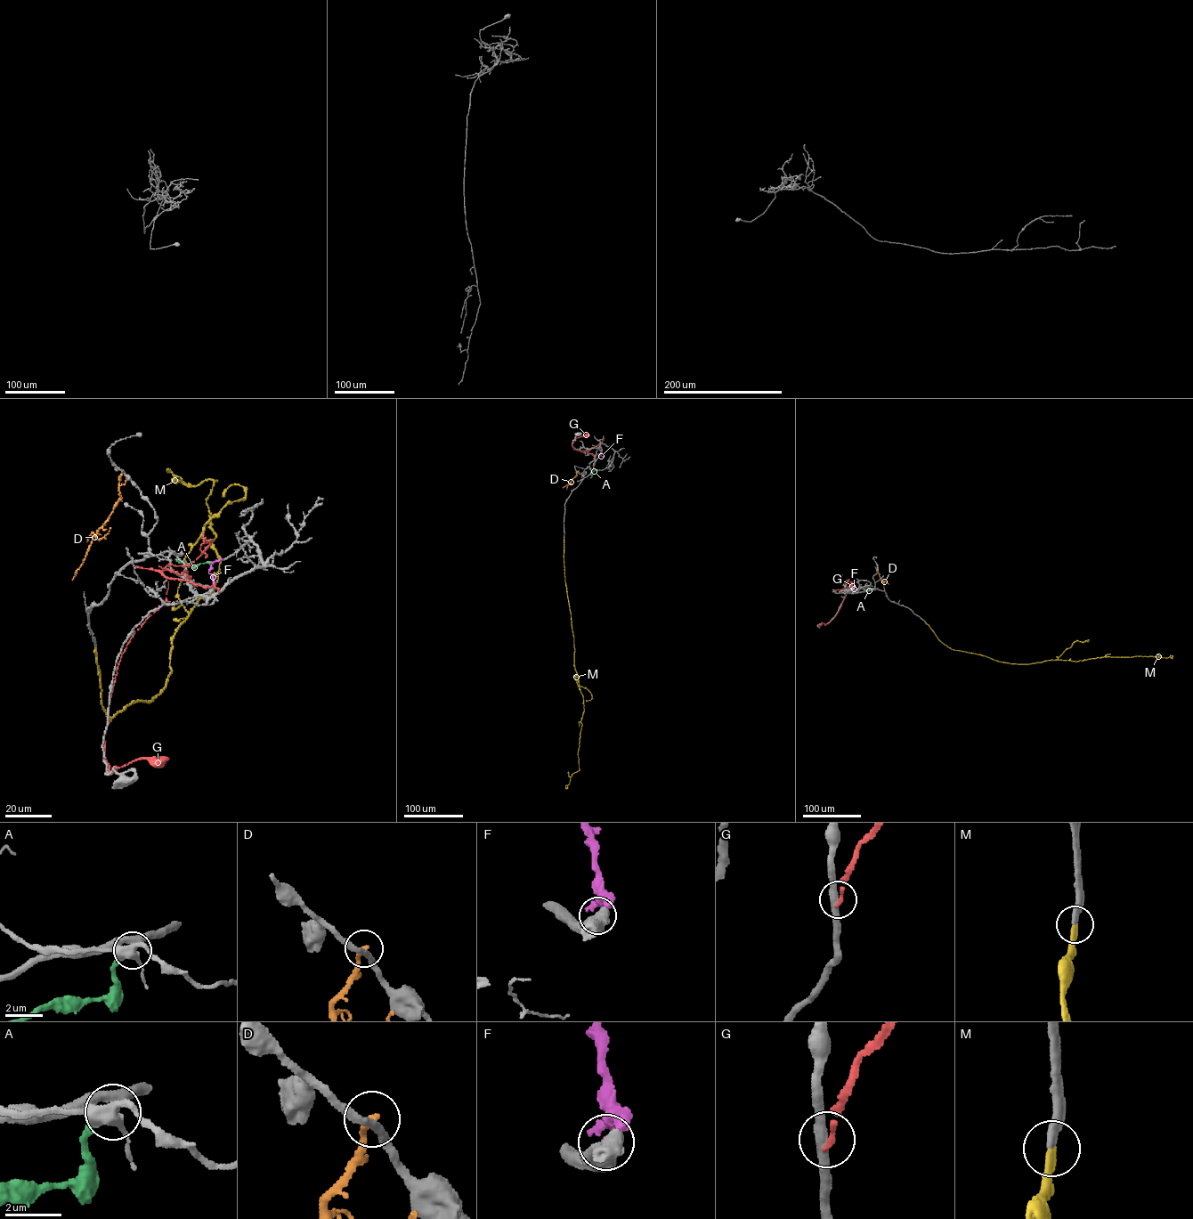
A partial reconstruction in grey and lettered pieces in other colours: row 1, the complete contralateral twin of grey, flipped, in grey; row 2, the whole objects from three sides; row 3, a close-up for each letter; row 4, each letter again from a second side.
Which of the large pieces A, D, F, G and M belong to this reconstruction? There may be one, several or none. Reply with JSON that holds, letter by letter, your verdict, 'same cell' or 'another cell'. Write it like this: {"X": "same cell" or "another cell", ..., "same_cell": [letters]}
{"A": "another cell", "D": "another cell", "F": "another cell", "G": "another cell", "M": "same cell", "same_cell": ["M"]}

